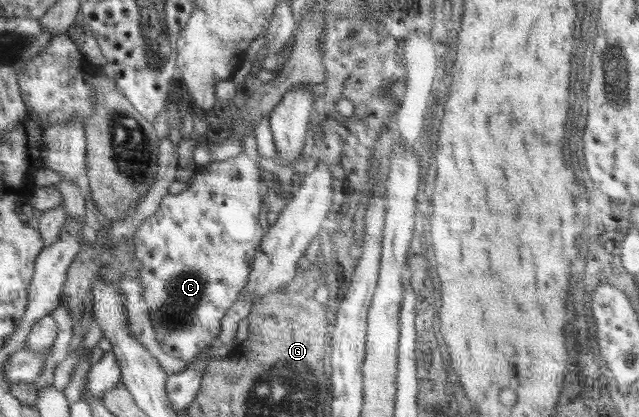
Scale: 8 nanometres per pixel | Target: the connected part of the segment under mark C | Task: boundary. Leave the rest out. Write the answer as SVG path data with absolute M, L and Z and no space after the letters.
M252 125L252 127L246 131L246 135L241 139L242 152L237 157L226 159L220 163L211 163L206 169L197 172L197 174L194 174L189 179L190 184L185 191L178 195L168 194L166 197L163 197L156 214L147 217L147 221L143 221L143 225L139 227L138 233L135 233L133 239L136 246L135 258L141 262L141 270L136 272L136 279L142 283L143 289L145 289L142 294L149 308L151 325L153 325L153 329L155 329L155 341L159 343L161 351L167 353L167 355L171 355L171 357L179 357L179 359L187 361L203 352L208 345L212 345L215 338L220 335L221 320L225 317L227 309L238 299L241 290L247 283L248 275L255 262L255 255L260 247L264 231L259 223L262 192L259 161L263 161L263 158L259 152L257 152L254 129L255 126Z

